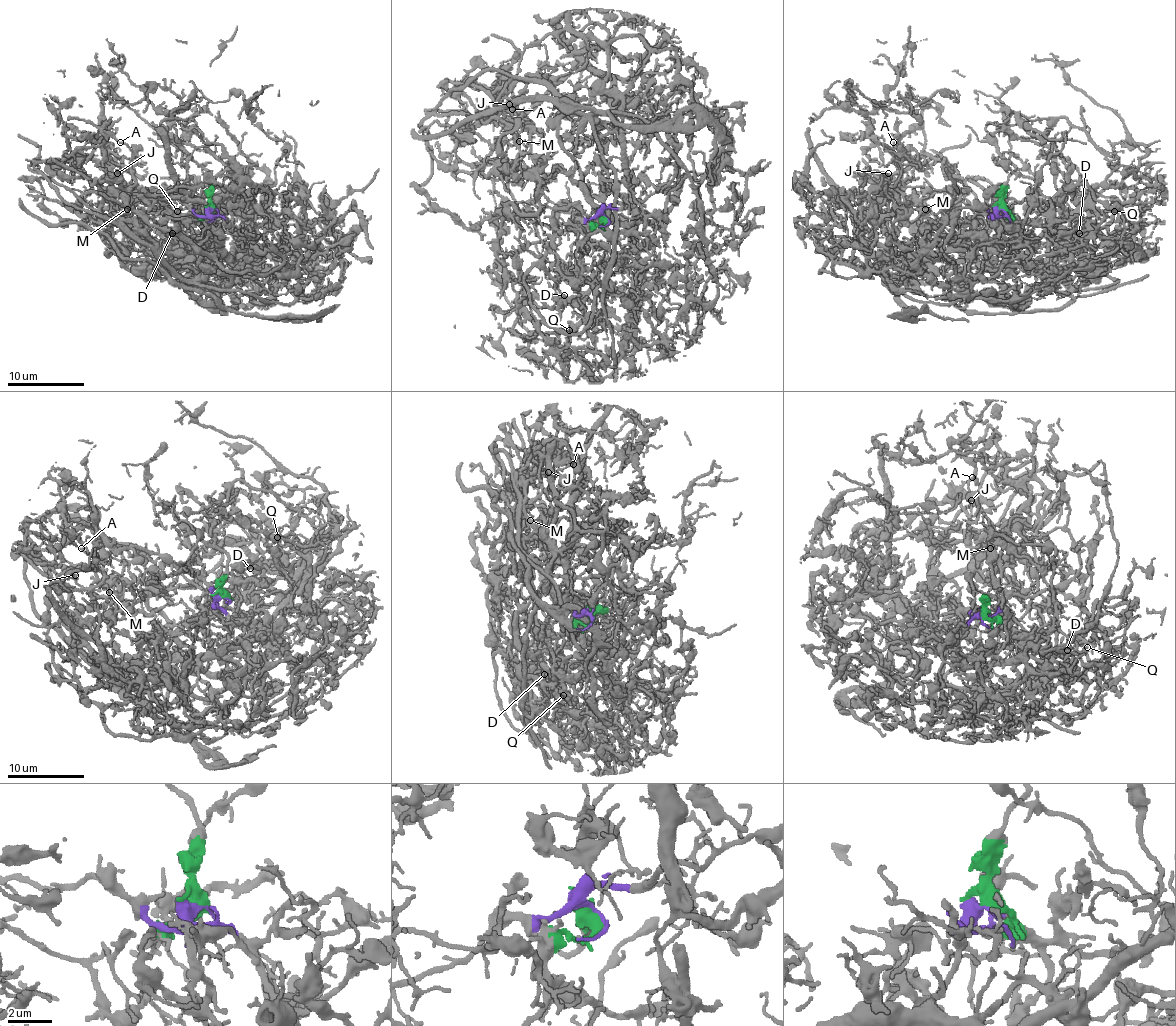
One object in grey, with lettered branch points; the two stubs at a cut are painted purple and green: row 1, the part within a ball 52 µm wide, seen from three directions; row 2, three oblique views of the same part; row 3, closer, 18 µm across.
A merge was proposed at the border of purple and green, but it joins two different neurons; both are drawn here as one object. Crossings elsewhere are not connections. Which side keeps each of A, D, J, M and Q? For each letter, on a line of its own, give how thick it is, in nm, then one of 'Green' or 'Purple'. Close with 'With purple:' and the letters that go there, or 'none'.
A: Thickness 120 nm. Green
D: Thickness 130 nm. Green
J: Thickness 120 nm. Green
M: Thickness 130 nm. Green
Q: Thickness 110 nm. Green
With purple: none

